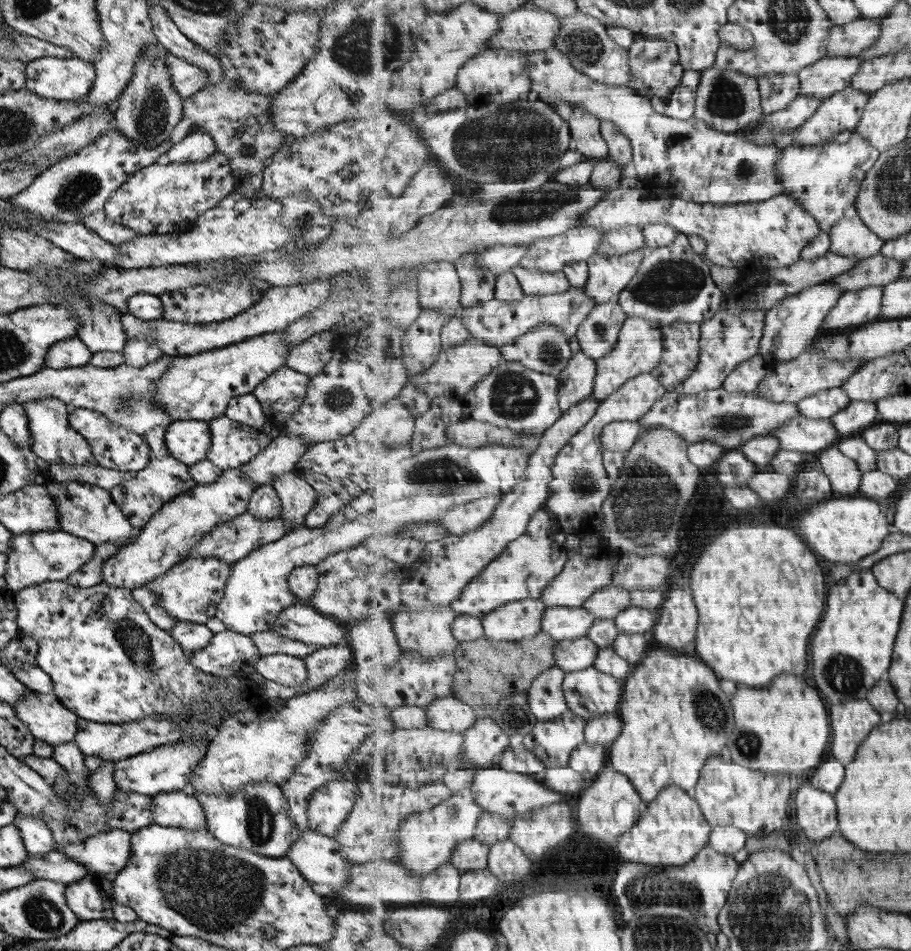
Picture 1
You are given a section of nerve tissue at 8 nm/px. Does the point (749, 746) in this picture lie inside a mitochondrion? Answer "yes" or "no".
yes

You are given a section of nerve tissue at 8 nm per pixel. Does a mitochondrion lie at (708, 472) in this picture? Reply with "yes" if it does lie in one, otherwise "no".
no

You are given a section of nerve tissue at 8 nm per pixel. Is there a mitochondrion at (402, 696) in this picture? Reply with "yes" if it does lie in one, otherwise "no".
no

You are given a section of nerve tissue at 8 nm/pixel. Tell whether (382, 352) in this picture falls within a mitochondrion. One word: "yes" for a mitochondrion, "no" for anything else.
no

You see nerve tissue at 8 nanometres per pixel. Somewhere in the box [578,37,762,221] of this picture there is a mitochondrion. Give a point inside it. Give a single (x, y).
(726, 99)

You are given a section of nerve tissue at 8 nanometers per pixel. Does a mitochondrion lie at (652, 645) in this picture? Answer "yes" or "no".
no

